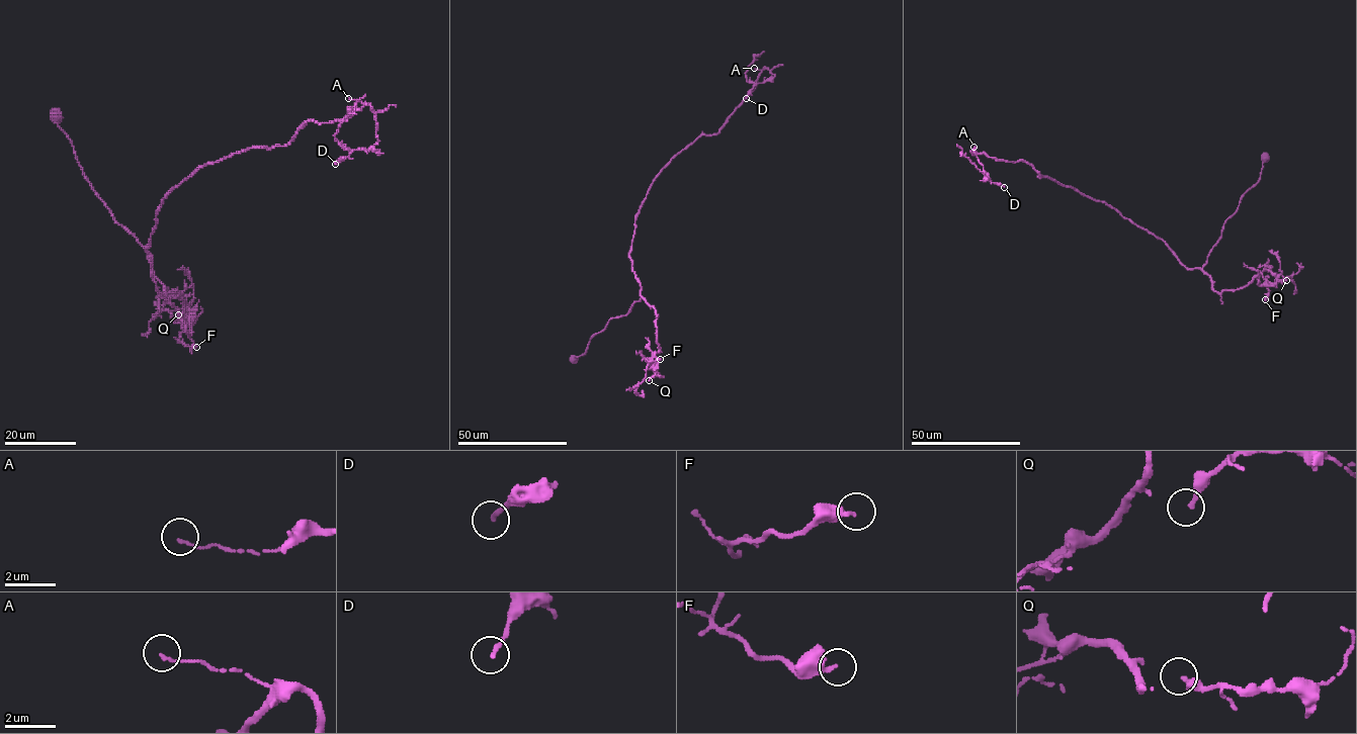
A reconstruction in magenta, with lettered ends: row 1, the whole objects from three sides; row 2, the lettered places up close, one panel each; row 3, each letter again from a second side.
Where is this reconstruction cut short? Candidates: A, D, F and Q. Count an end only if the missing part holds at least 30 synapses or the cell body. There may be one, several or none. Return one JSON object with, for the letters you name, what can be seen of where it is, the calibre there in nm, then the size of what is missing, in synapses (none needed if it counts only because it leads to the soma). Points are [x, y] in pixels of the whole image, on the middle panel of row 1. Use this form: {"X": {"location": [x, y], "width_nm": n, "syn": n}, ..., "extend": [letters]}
{"extend": []}

